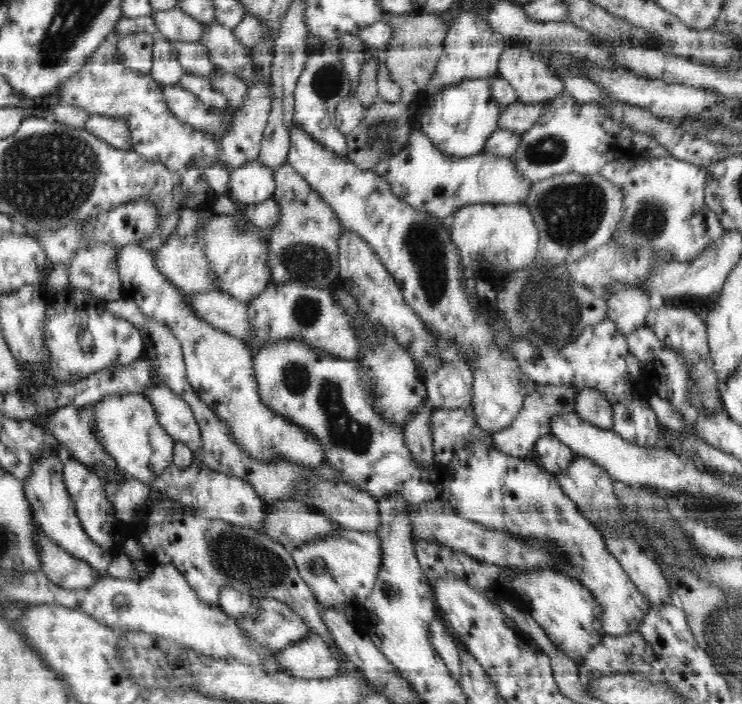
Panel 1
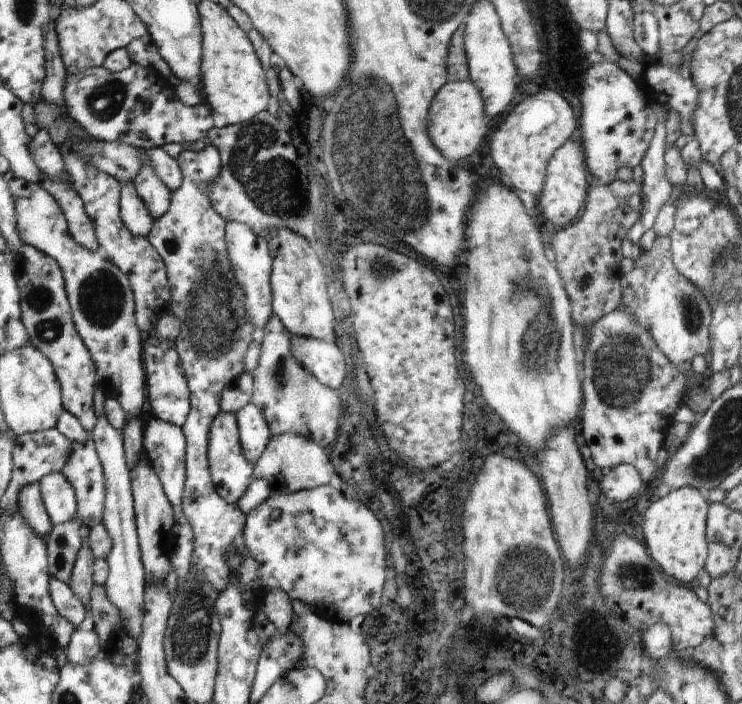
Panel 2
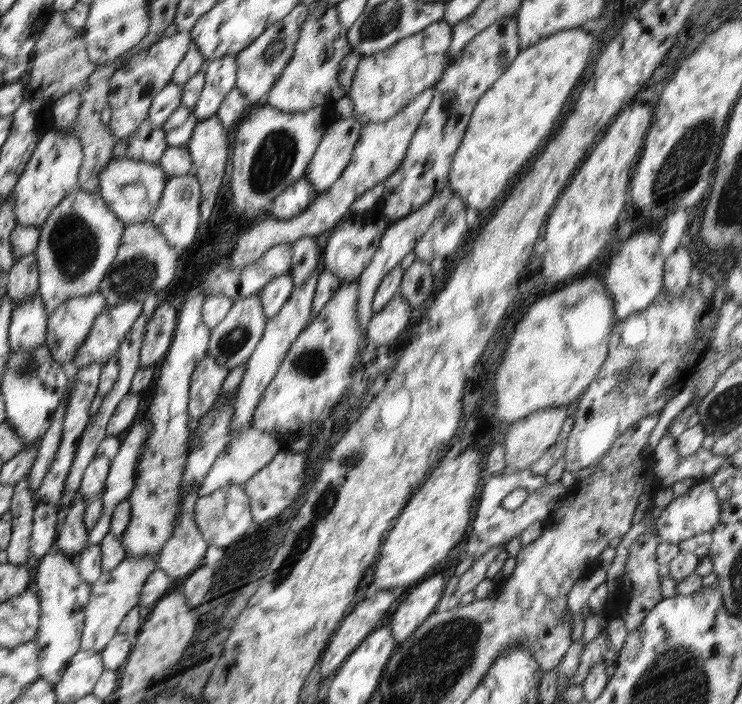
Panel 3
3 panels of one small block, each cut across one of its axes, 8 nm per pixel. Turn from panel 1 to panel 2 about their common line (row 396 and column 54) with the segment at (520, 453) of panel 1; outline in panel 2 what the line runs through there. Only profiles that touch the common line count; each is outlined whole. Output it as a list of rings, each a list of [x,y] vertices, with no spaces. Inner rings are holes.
[[[74,519],[52,527],[46,542],[50,576],[58,577],[65,583],[69,581],[74,561],[83,543],[82,532],[83,527]]]

